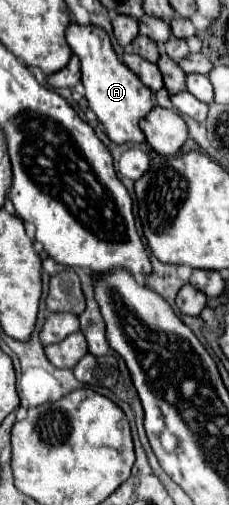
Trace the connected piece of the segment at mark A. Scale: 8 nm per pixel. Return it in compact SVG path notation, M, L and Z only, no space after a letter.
M71 23L67 29L67 43L73 53L81 59L81 75L85 85L85 97L97 119L103 123L109 139L117 145L123 143L145 143L145 135L139 127L139 121L155 107L151 91L129 71L117 53L113 51L109 37L99 27L81 27Z

